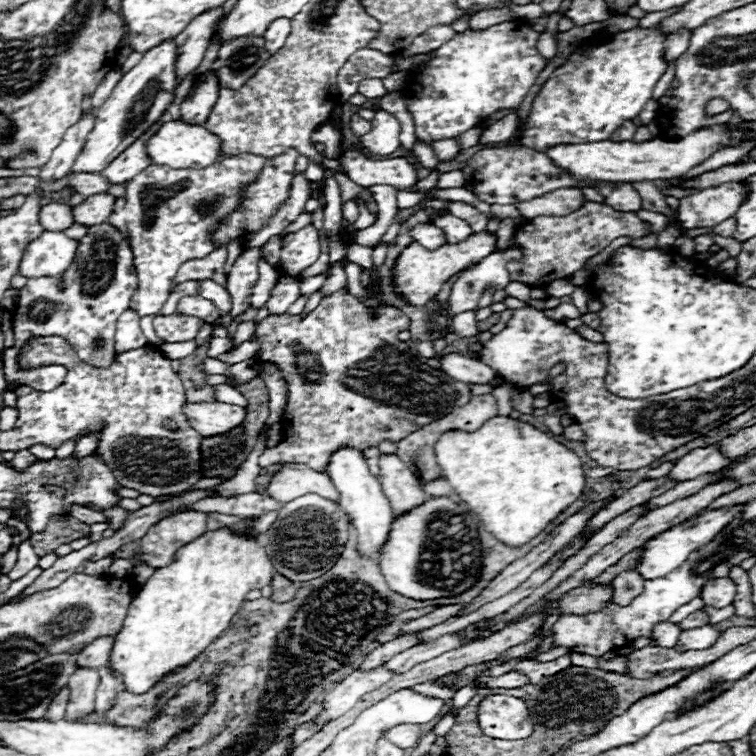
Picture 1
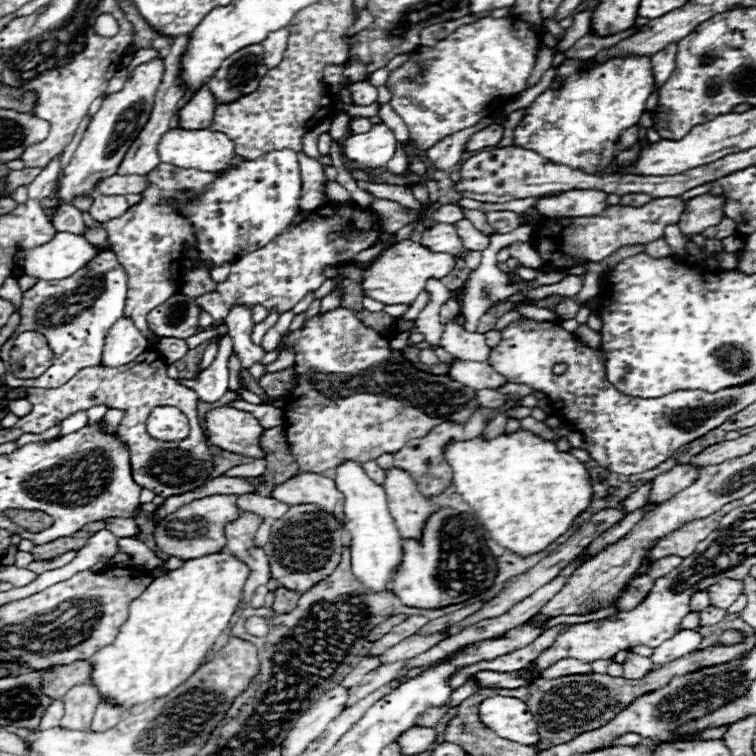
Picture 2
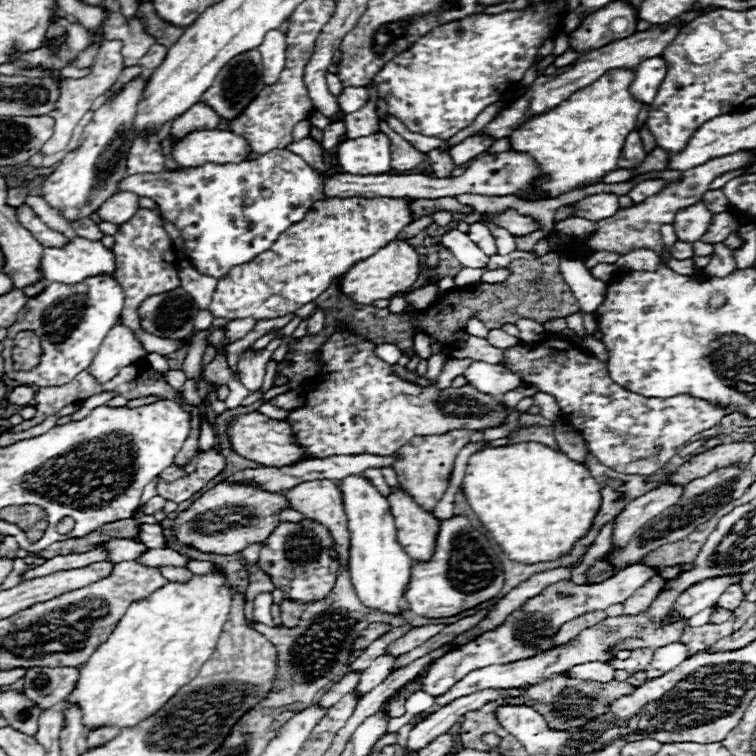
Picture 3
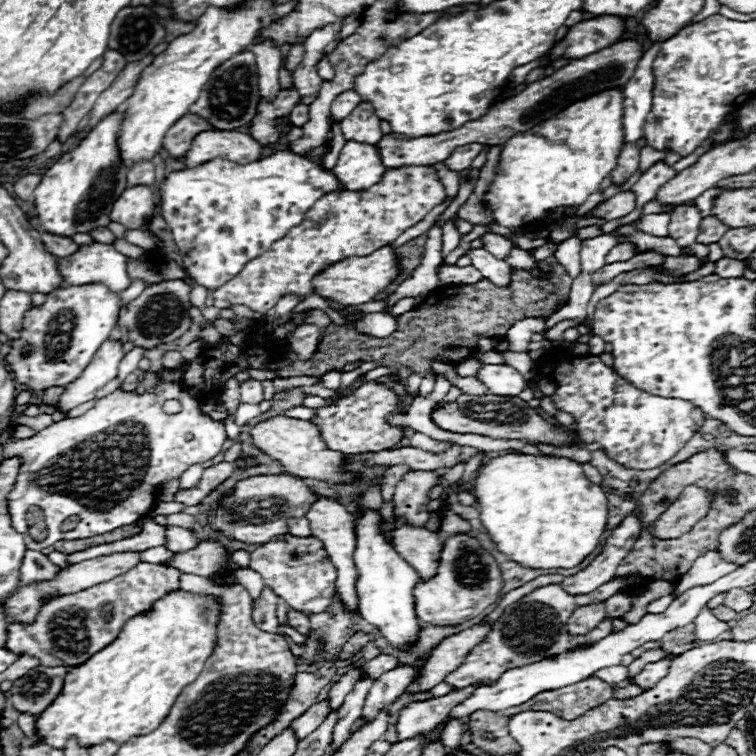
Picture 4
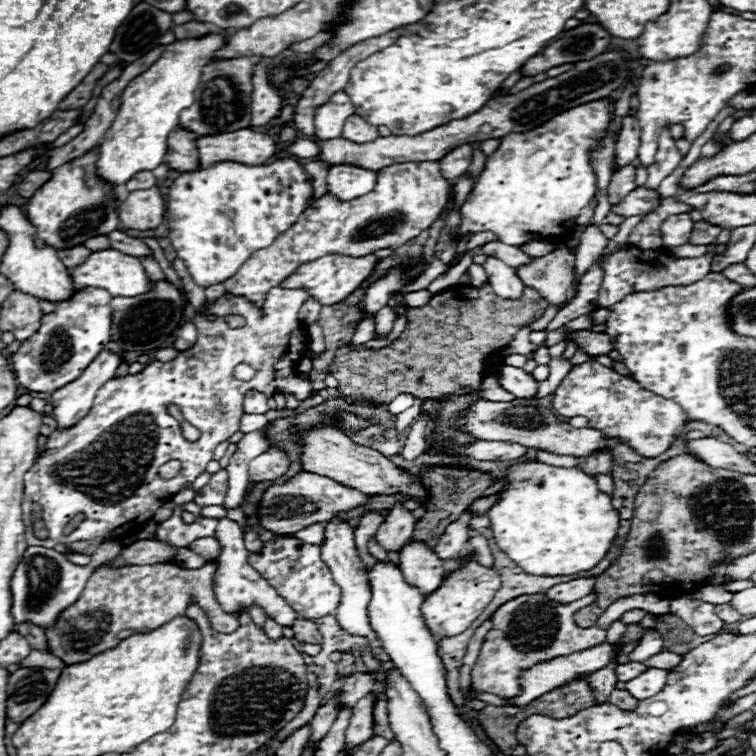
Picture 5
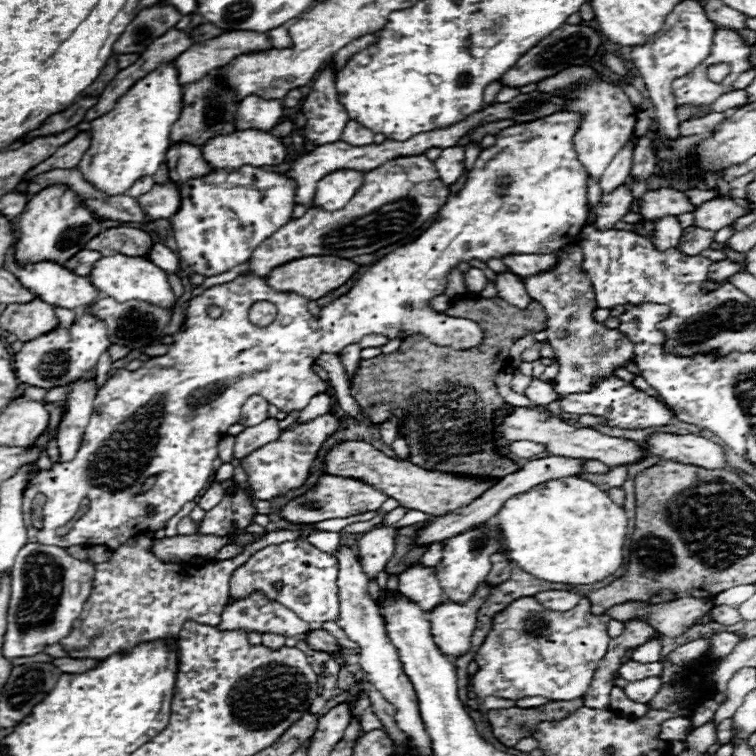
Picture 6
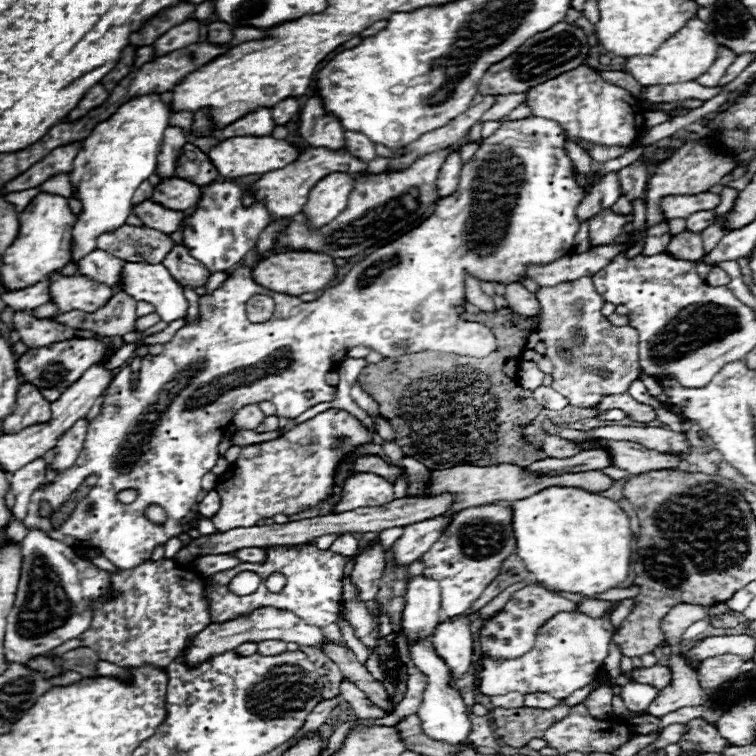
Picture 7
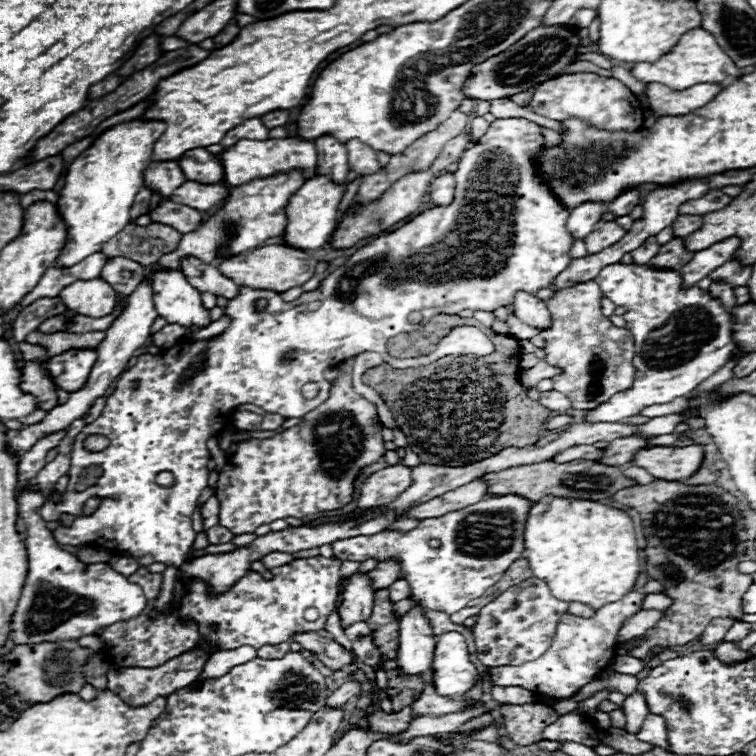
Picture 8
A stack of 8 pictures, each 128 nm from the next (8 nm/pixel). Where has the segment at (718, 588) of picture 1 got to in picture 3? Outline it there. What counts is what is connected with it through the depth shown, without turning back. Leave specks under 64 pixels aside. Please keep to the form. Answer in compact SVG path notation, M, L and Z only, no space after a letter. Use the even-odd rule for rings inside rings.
M732 584L730 588L726 588L726 592L722 592L716 606L726 608L726 610L736 610L742 604L742 600L744 600L744 592L742 592L740 584Z

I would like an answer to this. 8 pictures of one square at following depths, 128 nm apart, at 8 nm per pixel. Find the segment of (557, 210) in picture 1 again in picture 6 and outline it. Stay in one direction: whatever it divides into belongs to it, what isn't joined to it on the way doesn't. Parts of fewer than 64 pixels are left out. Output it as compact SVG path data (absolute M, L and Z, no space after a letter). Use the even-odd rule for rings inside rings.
M658 188L648 190L640 200L640 216L642 218L662 218L662 216L680 216L684 212L696 210L688 200L686 194L672 188Z

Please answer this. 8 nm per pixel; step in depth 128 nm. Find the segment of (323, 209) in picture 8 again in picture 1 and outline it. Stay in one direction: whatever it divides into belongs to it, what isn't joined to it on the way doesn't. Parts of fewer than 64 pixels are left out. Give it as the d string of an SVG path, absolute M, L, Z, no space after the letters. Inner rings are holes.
M376 110L372 118L372 130L360 138L366 154L388 156L400 148L400 122L384 110Z

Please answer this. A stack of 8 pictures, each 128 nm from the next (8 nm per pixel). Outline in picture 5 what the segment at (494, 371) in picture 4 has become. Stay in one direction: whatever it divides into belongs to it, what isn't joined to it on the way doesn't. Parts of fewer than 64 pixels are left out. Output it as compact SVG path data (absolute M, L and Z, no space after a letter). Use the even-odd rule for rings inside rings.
M502 366L498 370L498 382L506 392L514 394L516 398L532 398L538 390L538 382L522 368L514 366Z

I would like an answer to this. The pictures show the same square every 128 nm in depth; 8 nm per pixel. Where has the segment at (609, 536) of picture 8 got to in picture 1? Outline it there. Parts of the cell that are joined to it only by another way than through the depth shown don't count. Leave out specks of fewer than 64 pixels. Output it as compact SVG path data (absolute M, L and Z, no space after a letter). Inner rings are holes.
M494 416L478 432L444 432L434 454L456 494L478 514L482 526L508 546L532 540L584 490L580 458L546 432L510 416Z

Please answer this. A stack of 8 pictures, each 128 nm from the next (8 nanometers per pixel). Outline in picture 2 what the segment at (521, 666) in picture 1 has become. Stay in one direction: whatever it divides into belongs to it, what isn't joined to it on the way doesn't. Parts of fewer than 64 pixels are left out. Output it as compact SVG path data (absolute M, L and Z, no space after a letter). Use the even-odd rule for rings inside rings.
M558 660L558 664L546 668L546 672L542 672L542 678L558 678L558 676L568 676L568 674L588 674L590 664L580 662L580 660Z

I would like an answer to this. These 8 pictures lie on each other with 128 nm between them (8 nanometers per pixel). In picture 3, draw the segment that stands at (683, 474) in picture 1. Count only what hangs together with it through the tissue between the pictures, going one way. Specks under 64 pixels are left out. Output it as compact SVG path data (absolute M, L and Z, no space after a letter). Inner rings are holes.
M670 482L660 484L658 488L642 494L640 498L632 500L620 514L614 526L614 534L612 534L612 544L614 546L624 546L630 536L650 518L658 516L660 512L664 512L666 508L670 508L672 504L676 504L680 500L684 492L684 486L676 486Z

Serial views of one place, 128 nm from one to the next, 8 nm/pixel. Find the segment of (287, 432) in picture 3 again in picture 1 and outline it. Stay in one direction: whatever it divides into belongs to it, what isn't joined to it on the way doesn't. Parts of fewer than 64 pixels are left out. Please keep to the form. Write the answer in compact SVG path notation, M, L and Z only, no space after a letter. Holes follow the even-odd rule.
M186 402L182 406L182 412L186 412L190 426L200 436L214 436L228 432L238 424L242 424L246 414L244 408L222 402Z

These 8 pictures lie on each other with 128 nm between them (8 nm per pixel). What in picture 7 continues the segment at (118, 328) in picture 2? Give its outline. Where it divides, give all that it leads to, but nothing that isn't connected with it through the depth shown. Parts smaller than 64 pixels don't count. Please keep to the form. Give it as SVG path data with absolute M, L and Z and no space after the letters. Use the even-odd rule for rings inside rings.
M78 420L78 424L74 424L70 430L64 432L62 440L58 440L58 444L54 446L54 460L52 460L52 468L54 470L66 470L70 466L74 466L80 450L82 450L82 444L84 444L84 438L86 438L86 428L88 428L88 420Z

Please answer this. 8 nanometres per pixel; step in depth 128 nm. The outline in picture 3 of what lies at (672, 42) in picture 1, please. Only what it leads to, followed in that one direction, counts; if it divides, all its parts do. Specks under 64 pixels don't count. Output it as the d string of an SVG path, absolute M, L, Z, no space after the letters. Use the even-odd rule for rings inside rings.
M656 56L654 60L644 60L636 68L636 78L630 86L630 92L634 98L638 98L642 104L650 104L654 96L658 94L658 88L666 76L666 60L662 56Z

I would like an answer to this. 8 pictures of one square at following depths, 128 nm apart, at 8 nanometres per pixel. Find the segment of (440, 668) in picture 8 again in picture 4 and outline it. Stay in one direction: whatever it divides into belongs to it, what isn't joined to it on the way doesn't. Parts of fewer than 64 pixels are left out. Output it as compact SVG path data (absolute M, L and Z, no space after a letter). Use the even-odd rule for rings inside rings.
M470 534L446 536L444 548L440 552L440 566L436 576L430 580L420 580L414 588L416 618L422 624L432 626L454 626L468 618L478 616L484 608L494 604L502 590L502 572L494 556L480 546L480 542Z

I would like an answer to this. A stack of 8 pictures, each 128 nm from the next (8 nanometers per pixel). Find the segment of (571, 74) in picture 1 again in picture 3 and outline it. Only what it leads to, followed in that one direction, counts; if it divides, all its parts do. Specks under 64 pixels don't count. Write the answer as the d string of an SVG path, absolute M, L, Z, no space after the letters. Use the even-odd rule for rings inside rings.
M634 70L606 72L606 76L590 84L590 88L574 92L574 96L558 104L558 108L552 108L542 116L534 116L534 120L528 120L522 124L522 128L510 134L512 150L532 154L550 176L548 182L538 182L536 190L548 190L552 196L558 196L616 170L626 136L628 132L636 130L638 112L642 108L630 94L634 76Z

